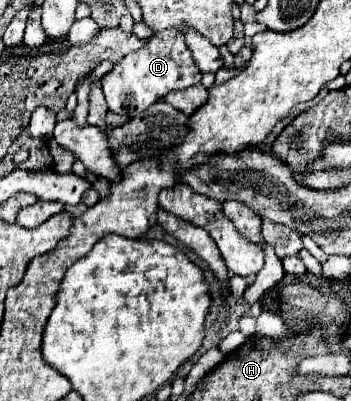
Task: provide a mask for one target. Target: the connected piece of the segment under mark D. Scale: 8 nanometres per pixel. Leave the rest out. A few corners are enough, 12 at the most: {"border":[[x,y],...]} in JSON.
{"border":[[156,32],[104,76],[108,110],[132,118],[202,72],[184,36]]}

